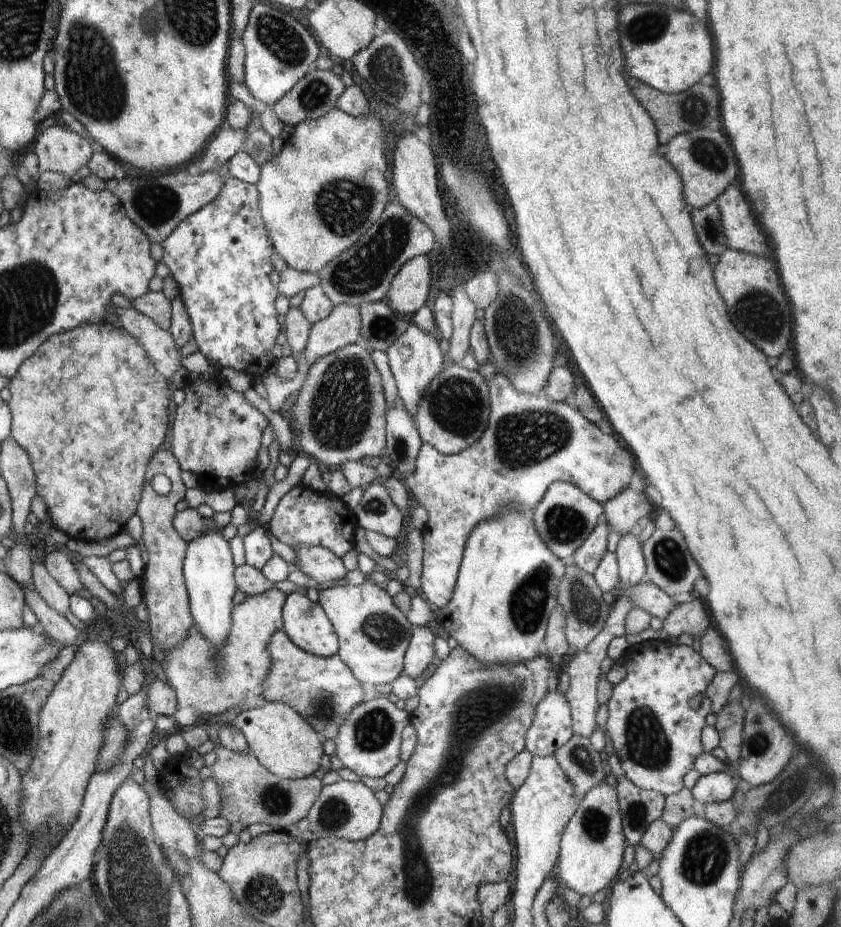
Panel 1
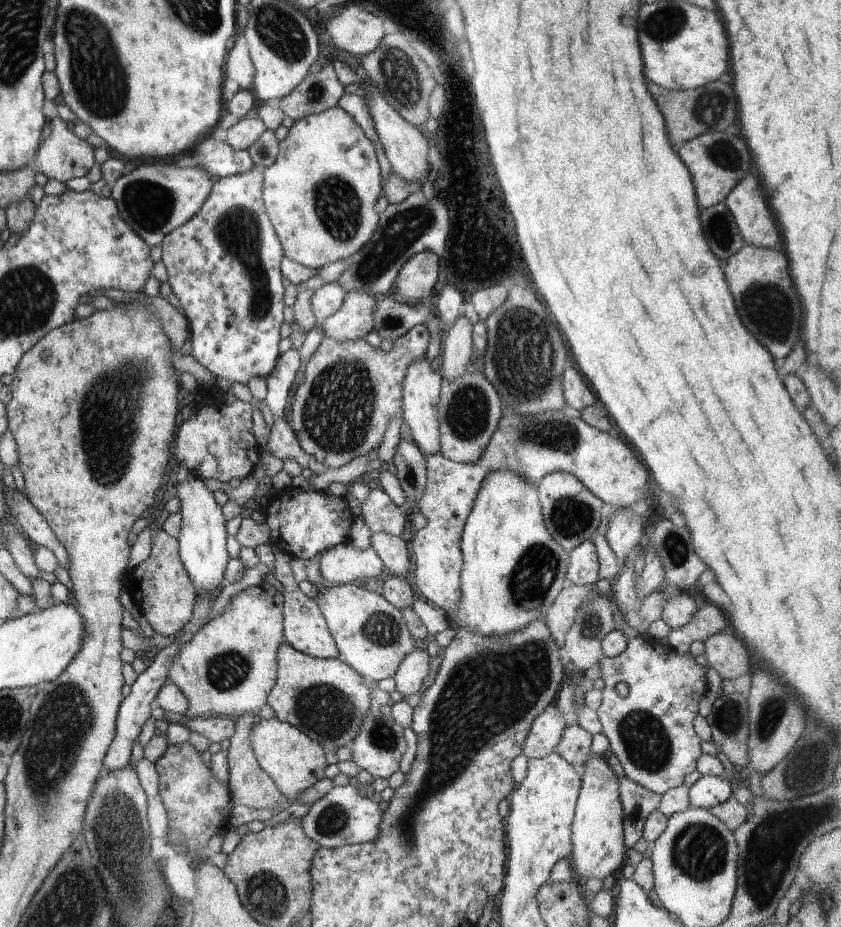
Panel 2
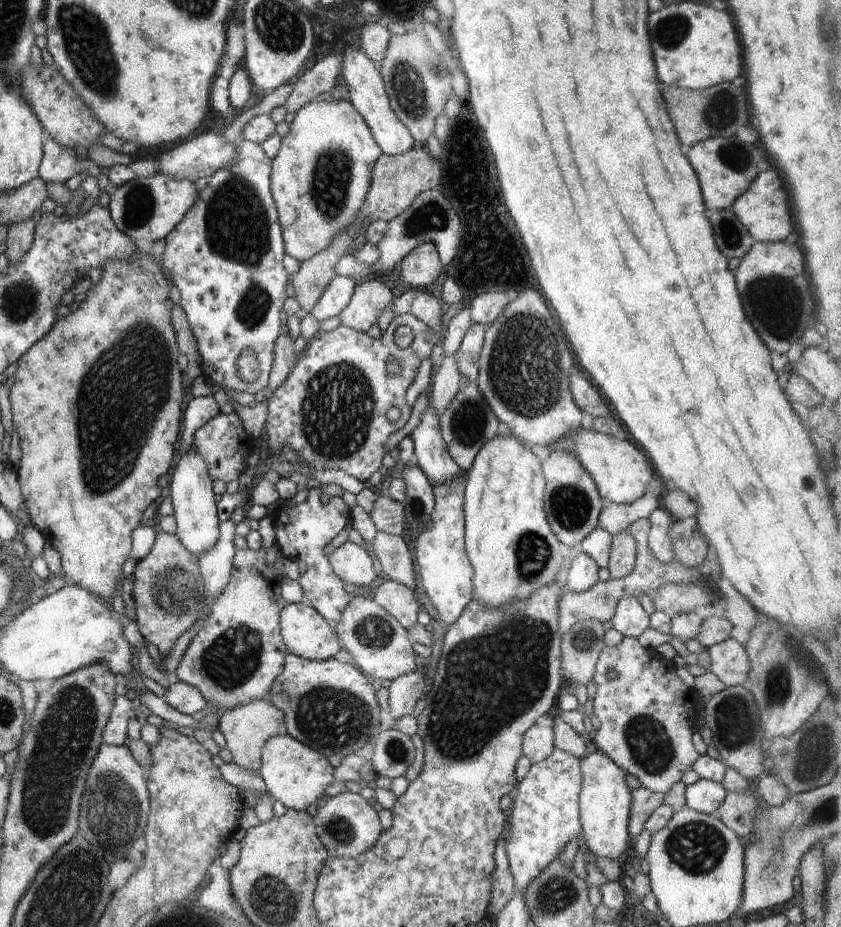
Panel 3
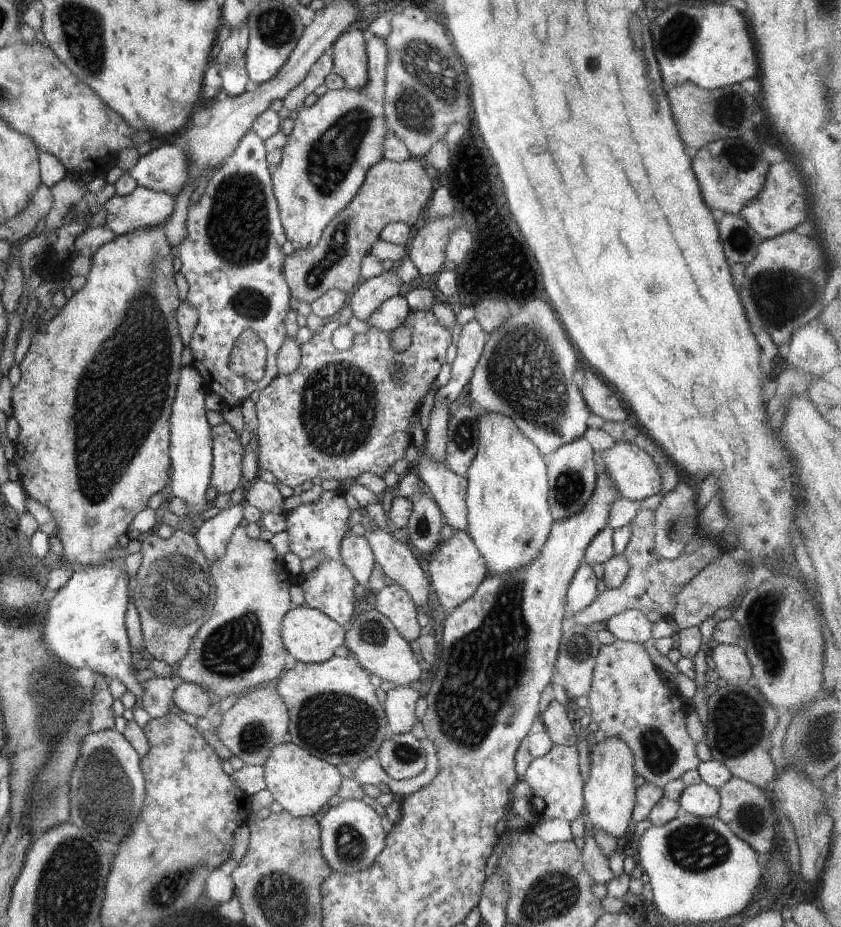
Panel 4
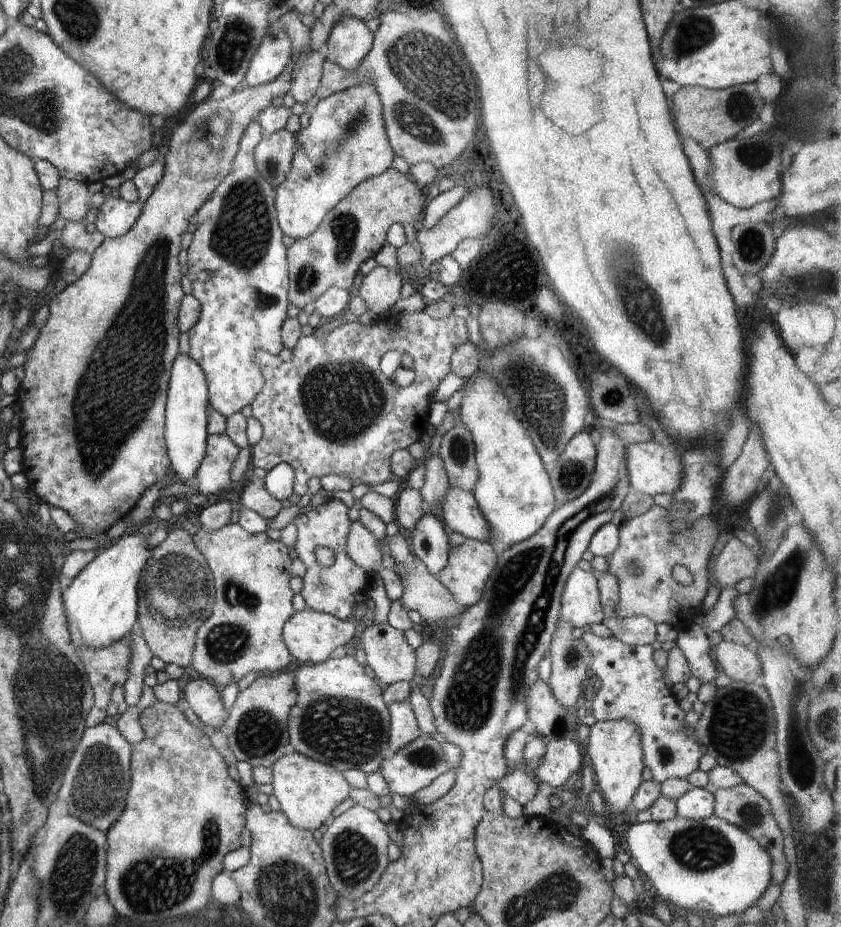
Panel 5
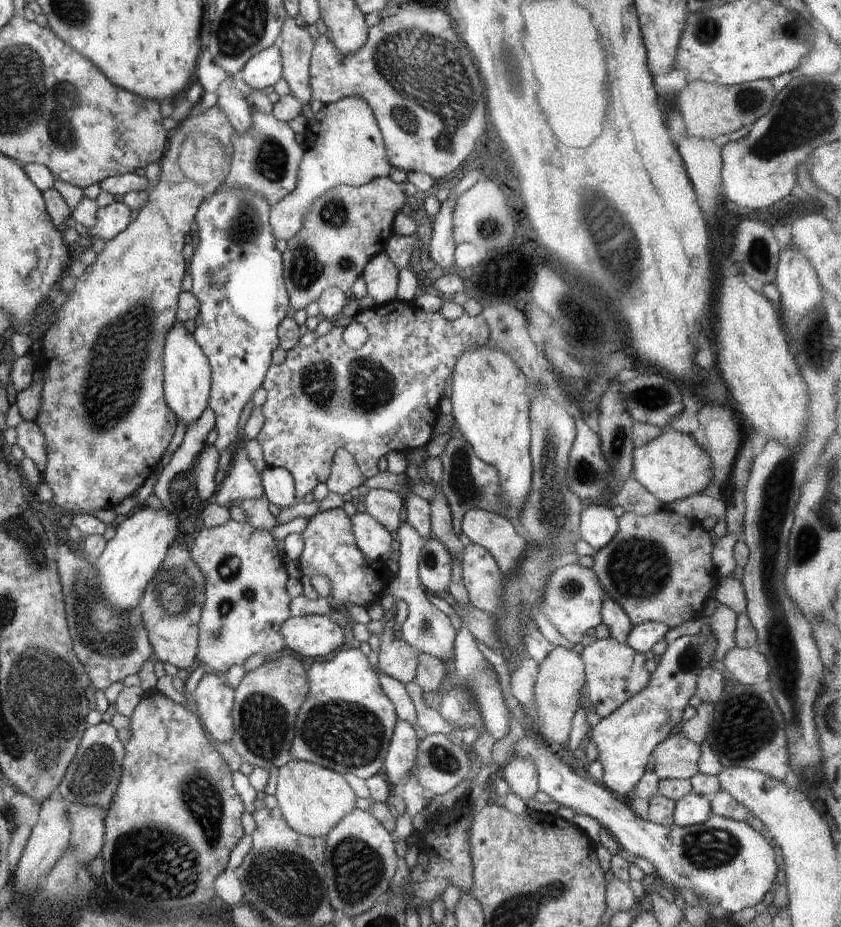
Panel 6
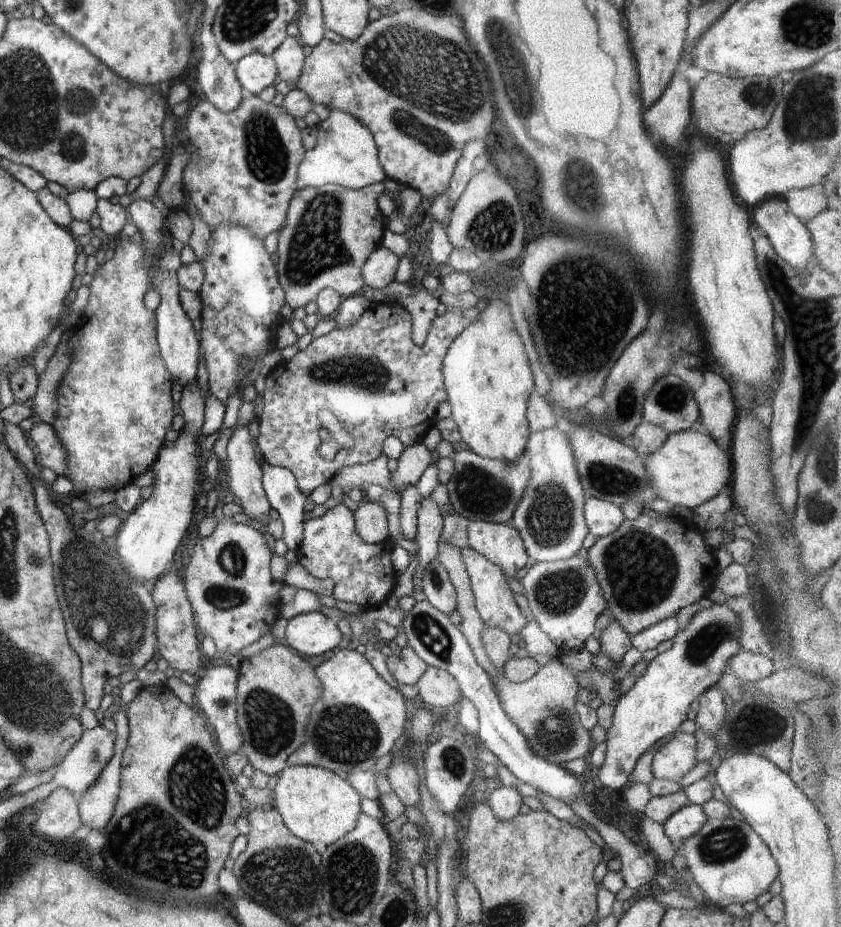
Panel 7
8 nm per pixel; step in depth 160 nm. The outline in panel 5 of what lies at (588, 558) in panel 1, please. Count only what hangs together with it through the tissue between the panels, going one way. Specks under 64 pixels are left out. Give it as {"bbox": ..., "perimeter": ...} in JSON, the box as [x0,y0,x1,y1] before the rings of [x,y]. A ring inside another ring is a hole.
{"bbox":[559,566,605,629],"perimeter":[[[576,566],[566,580],[561,596],[559,616],[564,622],[571,624],[573,628],[588,629],[593,624],[602,623],[605,618],[599,599],[597,579],[598,575]]]}

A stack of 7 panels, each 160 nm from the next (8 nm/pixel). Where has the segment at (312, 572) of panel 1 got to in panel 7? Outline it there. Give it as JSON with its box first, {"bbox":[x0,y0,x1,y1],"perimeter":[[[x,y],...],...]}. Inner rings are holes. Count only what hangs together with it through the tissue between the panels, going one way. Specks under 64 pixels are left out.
{"bbox":[354,501,389,544],"perimeter":[[[367,501],[354,512],[356,532],[367,543],[380,544],[389,540],[389,524],[384,505]]]}

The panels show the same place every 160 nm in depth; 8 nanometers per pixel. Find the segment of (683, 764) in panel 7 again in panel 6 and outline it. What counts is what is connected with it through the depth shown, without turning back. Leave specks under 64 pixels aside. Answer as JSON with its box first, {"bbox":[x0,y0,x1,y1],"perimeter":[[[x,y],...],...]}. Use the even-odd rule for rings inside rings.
{"bbox":[651,732,701,780],"perimeter":[[[676,732],[673,737],[658,743],[651,754],[654,760],[654,772],[659,780],[691,779],[699,772],[697,762],[701,755],[701,745],[686,740],[684,734],[679,737]]]}

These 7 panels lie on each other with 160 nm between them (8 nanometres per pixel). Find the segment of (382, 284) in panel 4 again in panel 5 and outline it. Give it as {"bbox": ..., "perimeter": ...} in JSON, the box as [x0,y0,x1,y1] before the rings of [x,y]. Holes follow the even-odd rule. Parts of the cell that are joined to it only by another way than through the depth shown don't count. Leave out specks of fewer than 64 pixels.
{"bbox":[358,265,403,318],"perimeter":[[[377,265],[366,276],[358,290],[358,294],[370,311],[370,316],[383,318],[400,299],[400,288],[403,280],[397,269]]]}

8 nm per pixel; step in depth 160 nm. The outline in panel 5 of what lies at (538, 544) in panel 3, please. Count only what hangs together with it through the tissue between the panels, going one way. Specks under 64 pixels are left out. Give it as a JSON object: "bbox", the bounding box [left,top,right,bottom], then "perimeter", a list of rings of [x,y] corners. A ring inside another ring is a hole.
{"bbox":[456,373,557,550],"perimeter":[[[478,373],[471,379],[464,378],[461,405],[456,416],[458,422],[466,425],[475,444],[479,477],[472,494],[491,528],[490,544],[500,550],[529,539],[544,526],[546,519],[554,512],[554,502],[557,498],[540,455],[524,425],[516,418],[511,402],[504,395],[504,391],[501,391],[501,386],[497,385],[488,373]]]}

